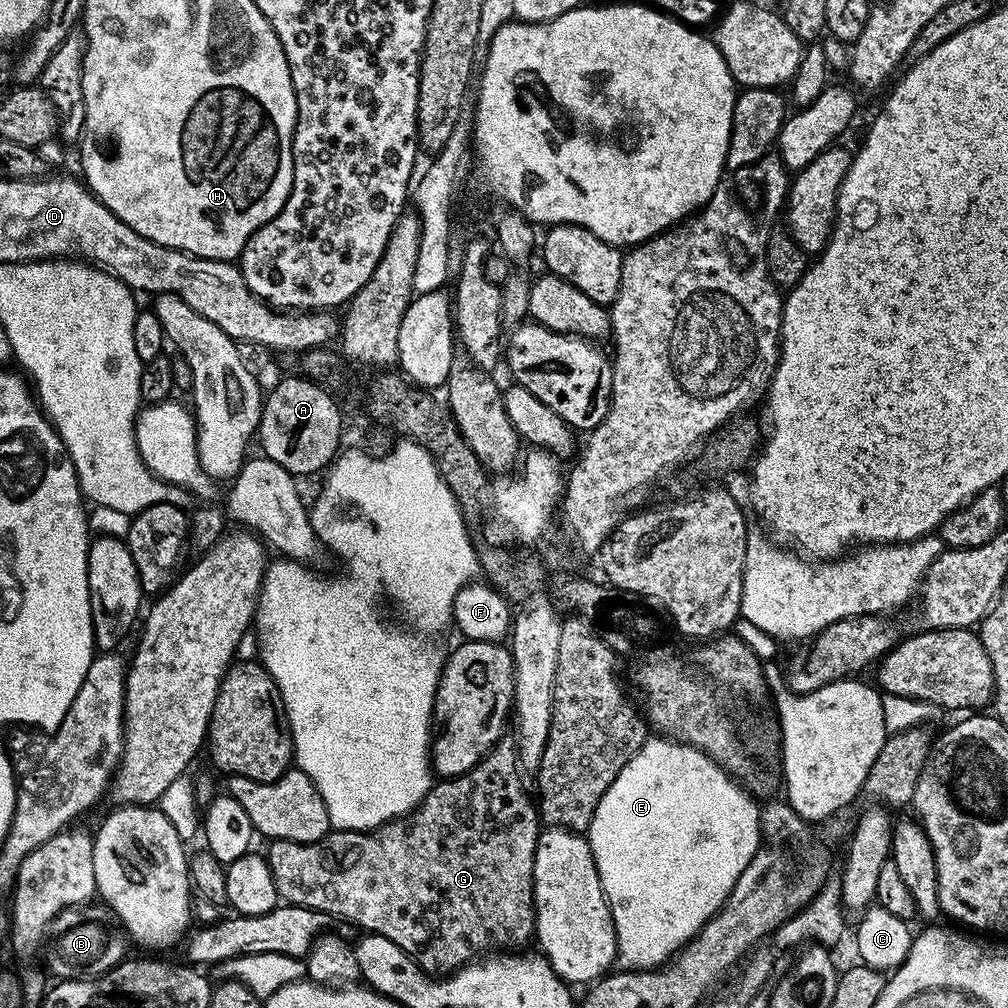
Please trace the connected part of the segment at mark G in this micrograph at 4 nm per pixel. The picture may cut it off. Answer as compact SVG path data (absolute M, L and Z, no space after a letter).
M501 742L465 776L453 776L433 783L424 799L412 809L407 818L391 820L389 824L381 824L366 832L329 831L328 835L309 844L293 840L274 840L267 846L266 859L270 874L279 899L286 904L302 906L315 912L325 912L336 917L337 921L349 920L352 924L364 928L365 933L375 934L394 942L416 963L421 971L430 976L443 978L459 972L466 964L471 964L485 954L497 950L520 950L524 943L536 935L536 906L532 903L532 871L536 861L536 839L542 834L542 820L538 815L537 805L528 797L524 789L524 780L520 777L521 765L518 763L518 752L507 742Z

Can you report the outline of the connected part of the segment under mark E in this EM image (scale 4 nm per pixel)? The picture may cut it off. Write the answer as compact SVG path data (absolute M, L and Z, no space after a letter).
M664 740L654 741L652 748L651 744L641 748L629 760L618 774L618 778L614 778L614 782L606 790L606 794L602 794L592 815L592 821L586 829L586 839L592 848L592 856L596 859L596 869L600 875L604 892L608 896L608 905L612 907L612 921L616 924L618 964L624 970L655 970L667 965L670 958L675 957L684 945L700 931L701 927L720 911L720 907L728 901L728 895L734 890L738 878L742 878L742 870L746 870L746 866L750 866L750 862L762 848L762 844L760 844L760 840L762 841L760 808L751 800L753 797L747 791L744 793L735 784L737 781L725 769L721 768L715 760L711 760L709 756L704 755L703 752L699 752L697 748L685 746L680 742Z

